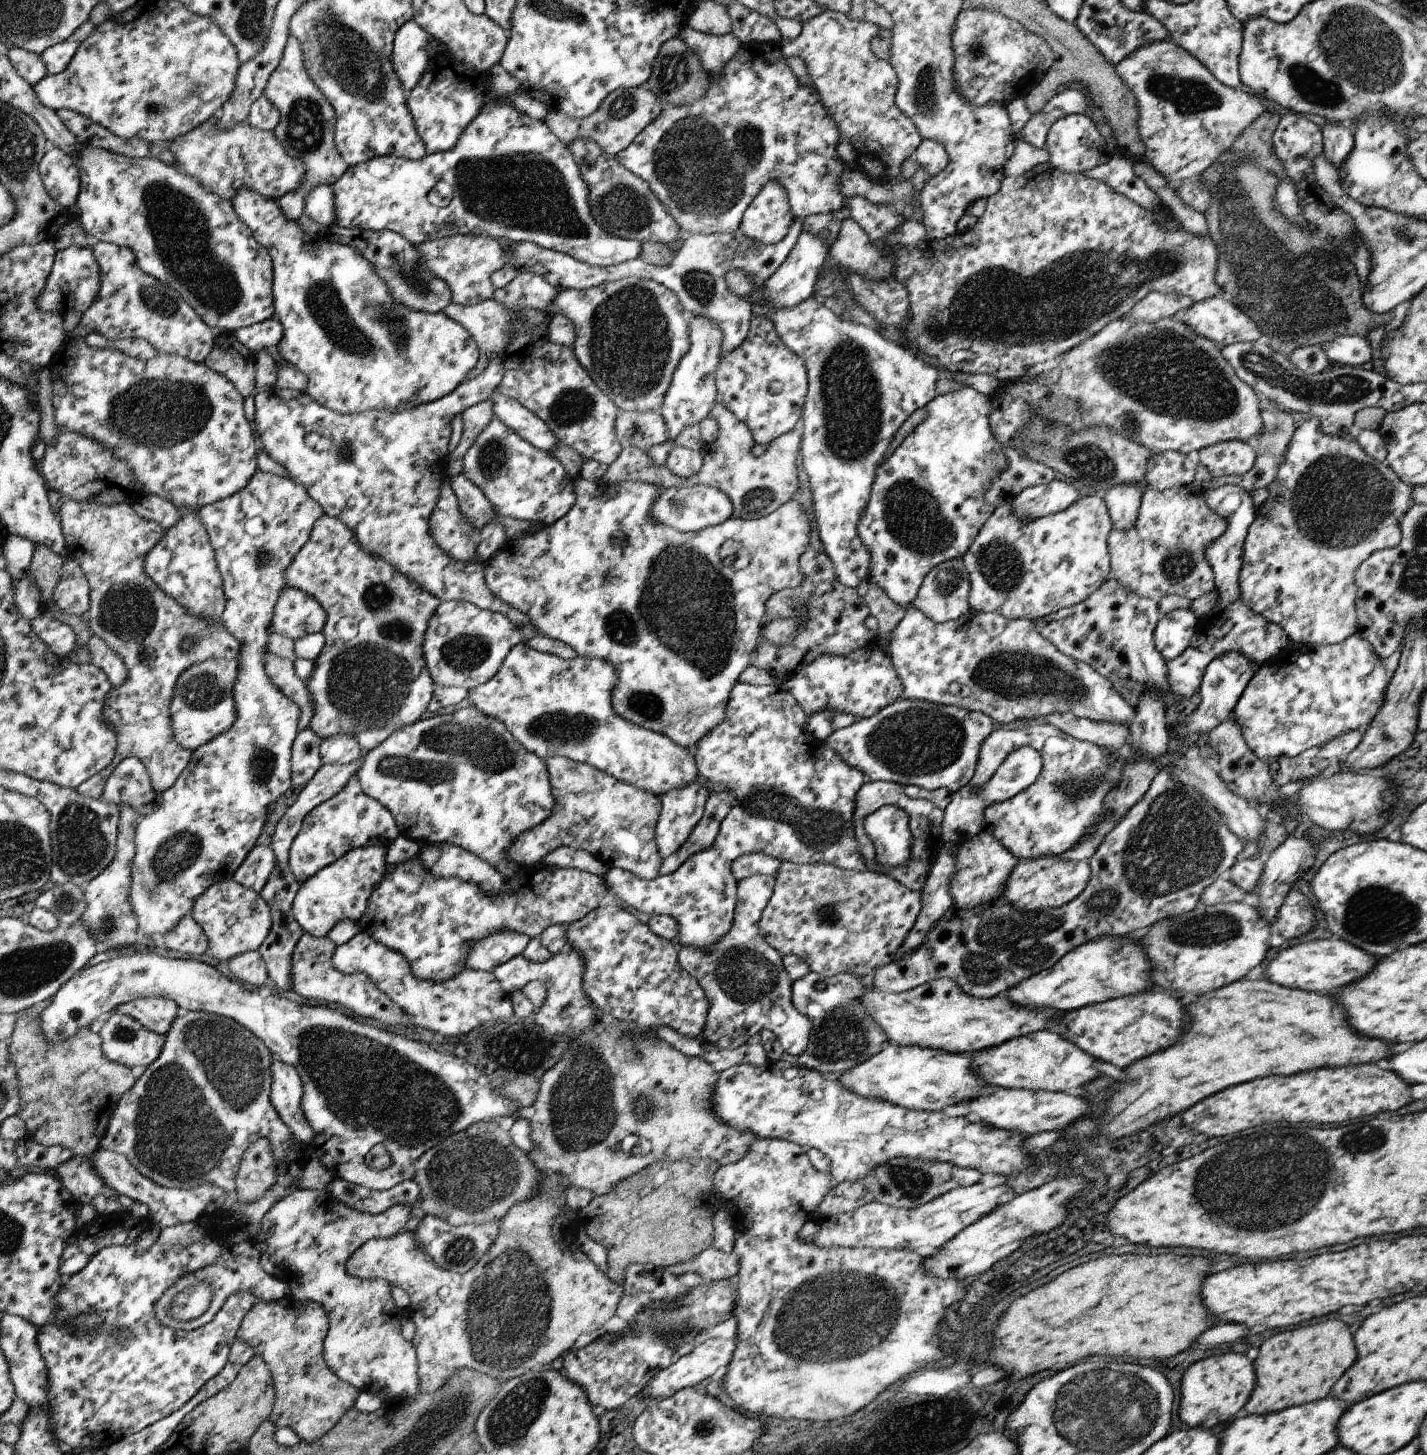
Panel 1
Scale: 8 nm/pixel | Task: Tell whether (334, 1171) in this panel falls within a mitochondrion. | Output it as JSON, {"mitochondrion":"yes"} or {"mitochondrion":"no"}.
{"mitochondrion":"no"}

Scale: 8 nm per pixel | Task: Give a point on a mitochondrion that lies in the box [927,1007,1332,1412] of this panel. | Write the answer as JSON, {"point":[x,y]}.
{"point":[1255,1172]}

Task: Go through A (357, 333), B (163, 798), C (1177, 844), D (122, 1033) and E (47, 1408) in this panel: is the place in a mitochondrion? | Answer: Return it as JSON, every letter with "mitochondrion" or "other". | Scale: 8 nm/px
{"A":"mitochondrion","B":"other","C":"mitochondrion","D":"mitochondrion","E":"other"}

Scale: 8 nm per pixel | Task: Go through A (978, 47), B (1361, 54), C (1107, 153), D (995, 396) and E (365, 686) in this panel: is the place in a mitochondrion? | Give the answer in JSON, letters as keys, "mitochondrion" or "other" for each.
{"A":"mitochondrion","B":"mitochondrion","C":"other","D":"other","E":"mitochondrion"}

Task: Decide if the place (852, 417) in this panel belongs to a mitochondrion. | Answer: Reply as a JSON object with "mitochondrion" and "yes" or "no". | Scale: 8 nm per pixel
{"mitochondrion":"yes"}

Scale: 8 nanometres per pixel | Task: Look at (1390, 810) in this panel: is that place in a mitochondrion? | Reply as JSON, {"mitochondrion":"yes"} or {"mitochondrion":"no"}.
{"mitochondrion":"no"}

